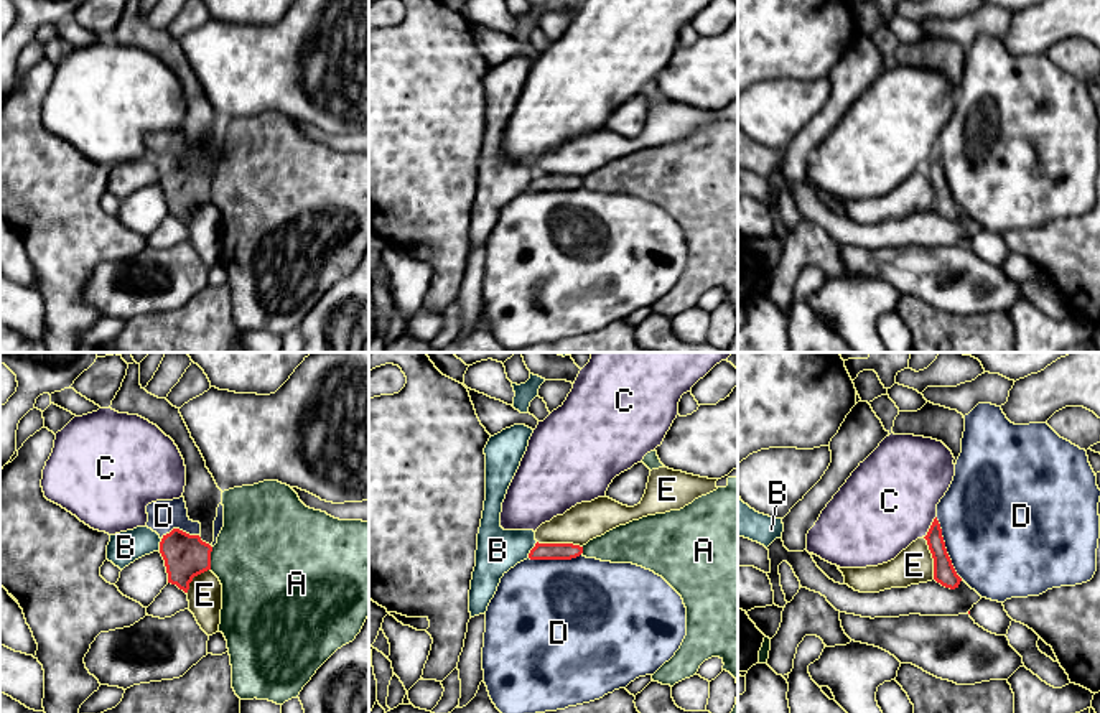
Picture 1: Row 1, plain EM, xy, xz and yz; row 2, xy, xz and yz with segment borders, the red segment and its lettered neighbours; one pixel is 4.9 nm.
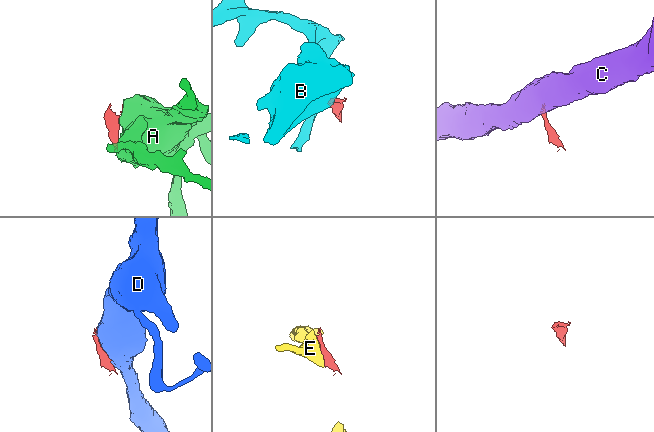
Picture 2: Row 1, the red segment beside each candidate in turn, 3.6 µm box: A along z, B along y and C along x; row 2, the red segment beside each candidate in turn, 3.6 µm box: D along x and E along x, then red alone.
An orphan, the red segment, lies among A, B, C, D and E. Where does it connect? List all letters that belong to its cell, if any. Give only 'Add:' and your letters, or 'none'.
Add: none

